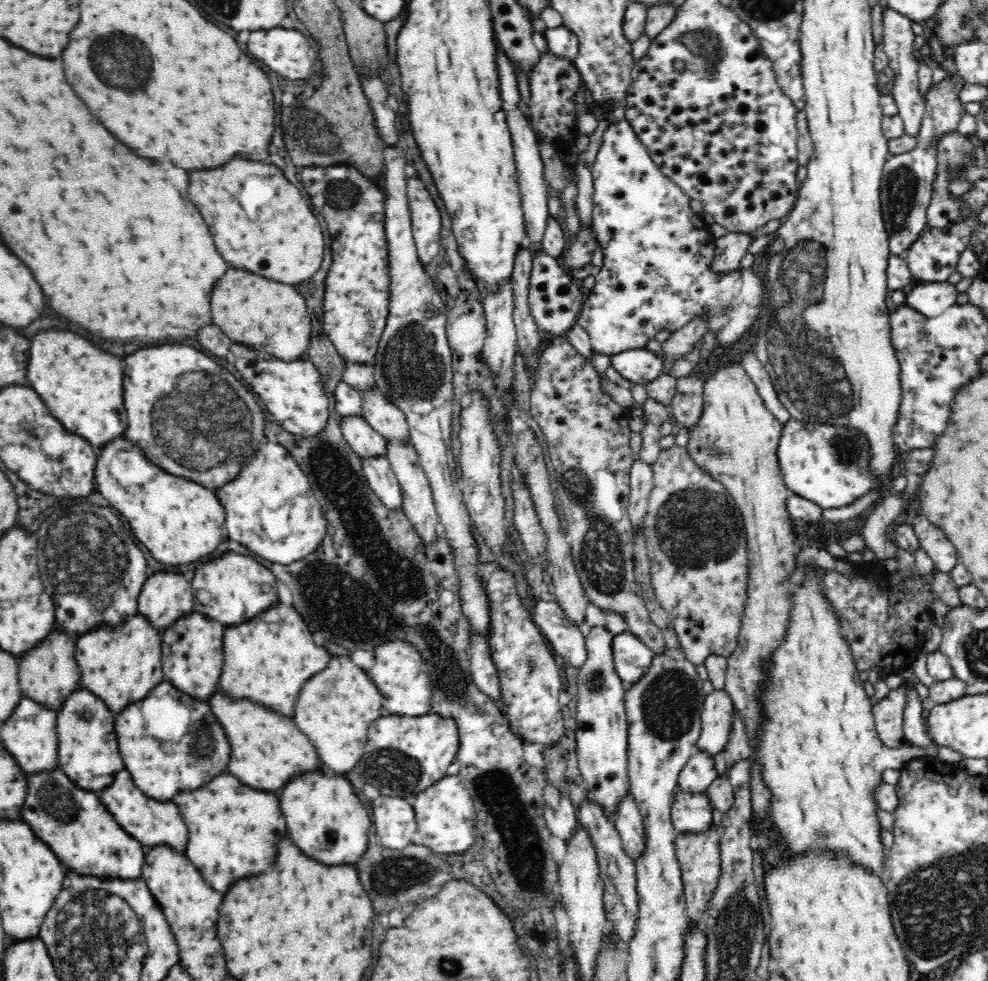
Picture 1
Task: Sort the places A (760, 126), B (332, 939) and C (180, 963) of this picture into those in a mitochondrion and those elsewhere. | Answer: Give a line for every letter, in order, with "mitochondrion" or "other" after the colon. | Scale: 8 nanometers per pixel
A: other
B: other
C: other

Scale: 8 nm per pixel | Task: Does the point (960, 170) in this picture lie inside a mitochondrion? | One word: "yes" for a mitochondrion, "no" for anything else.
no

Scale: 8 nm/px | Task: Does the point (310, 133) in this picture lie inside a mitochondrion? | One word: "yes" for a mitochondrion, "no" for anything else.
yes

